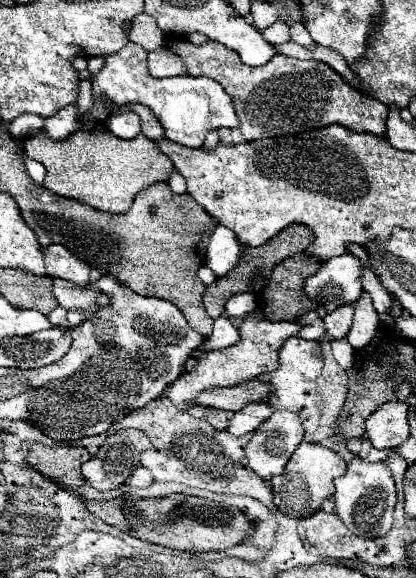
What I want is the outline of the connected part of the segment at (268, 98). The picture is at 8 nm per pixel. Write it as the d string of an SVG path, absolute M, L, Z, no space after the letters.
M175 40L169 44L169 48L185 62L189 74L213 78L227 90L241 120L239 128L247 140L299 134L327 124L343 124L355 132L371 132L379 136L385 134L389 108L355 90L325 62L297 60L275 54L267 64L253 68L243 64L229 48L223 48L211 40L199 46L191 44L189 40Z

